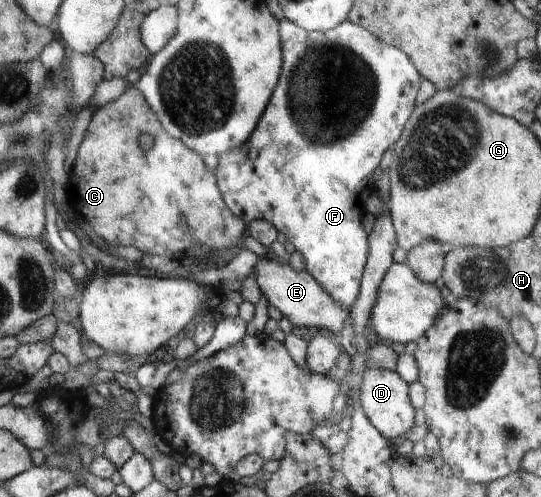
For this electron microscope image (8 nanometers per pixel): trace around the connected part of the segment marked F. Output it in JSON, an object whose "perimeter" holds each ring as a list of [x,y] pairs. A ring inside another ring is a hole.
{"perimeter":[[[287,19],[280,20],[278,28],[284,62],[266,118],[262,118],[262,126],[254,130],[249,140],[218,157],[215,173],[229,209],[246,222],[267,220],[273,224],[302,254],[308,274],[348,312],[340,347],[349,358],[354,358],[358,354],[358,336],[354,324],[350,324],[350,314],[360,296],[362,272],[369,256],[368,234],[362,228],[364,202],[374,190],[372,176],[382,154],[398,140],[412,114],[421,74],[400,48],[381,42],[370,31],[348,20],[327,32],[309,32]]]}

